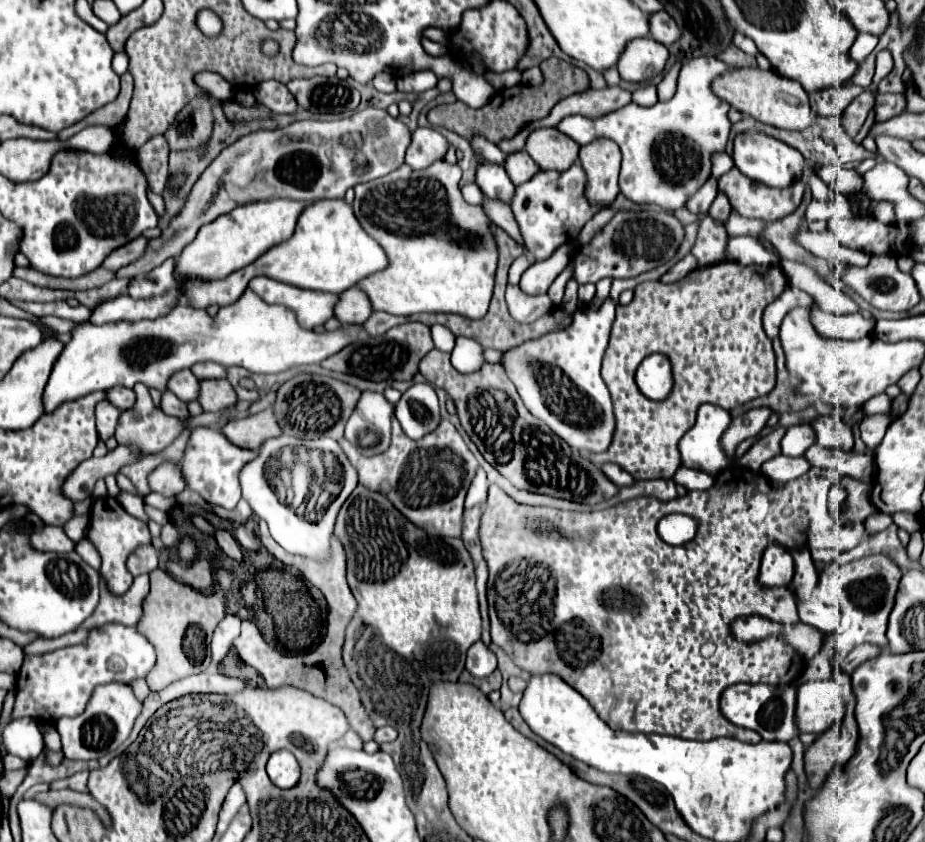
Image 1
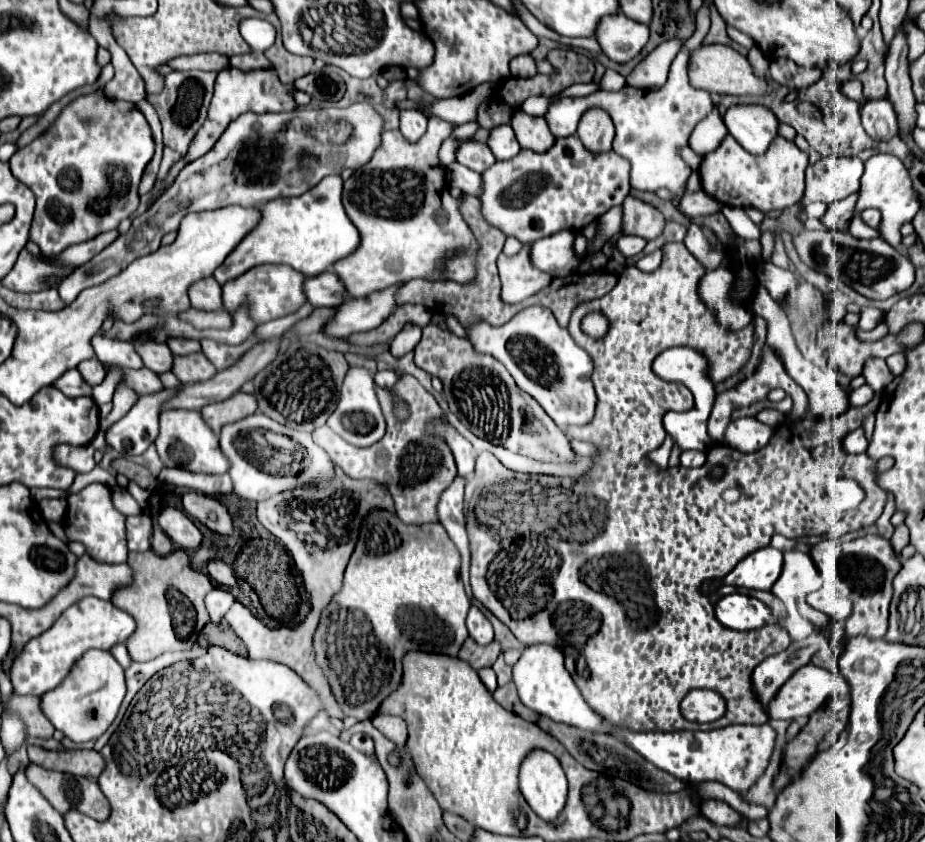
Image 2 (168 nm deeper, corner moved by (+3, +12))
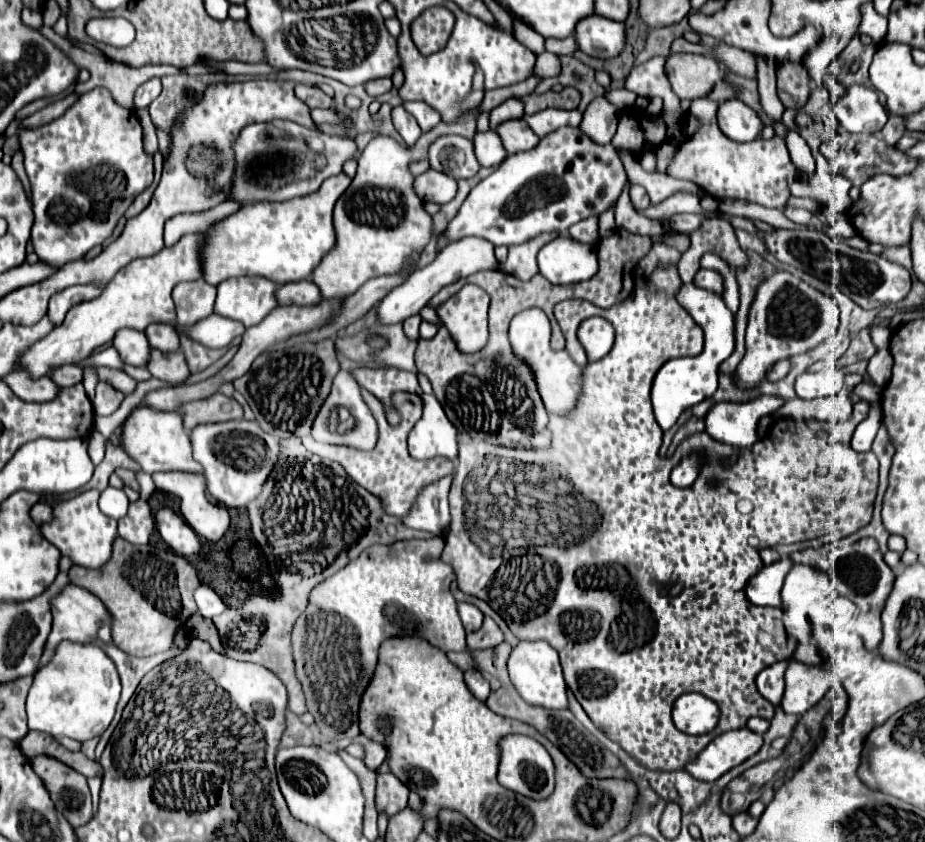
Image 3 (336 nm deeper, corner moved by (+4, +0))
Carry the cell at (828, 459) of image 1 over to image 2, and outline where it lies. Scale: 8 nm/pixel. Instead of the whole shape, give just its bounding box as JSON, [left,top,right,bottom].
[843,427,867,453]

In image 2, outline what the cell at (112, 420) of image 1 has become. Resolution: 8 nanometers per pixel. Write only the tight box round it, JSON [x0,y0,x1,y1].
[53,369,91,397]

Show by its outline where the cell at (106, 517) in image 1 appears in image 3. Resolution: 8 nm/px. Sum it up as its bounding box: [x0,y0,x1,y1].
[42,489,118,569]

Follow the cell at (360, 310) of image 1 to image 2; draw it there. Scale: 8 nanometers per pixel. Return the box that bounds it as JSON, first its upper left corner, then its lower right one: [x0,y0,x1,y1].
[303,271,347,307]

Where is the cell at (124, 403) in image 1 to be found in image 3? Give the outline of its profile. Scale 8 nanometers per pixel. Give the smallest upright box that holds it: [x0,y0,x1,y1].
[52,367,84,387]

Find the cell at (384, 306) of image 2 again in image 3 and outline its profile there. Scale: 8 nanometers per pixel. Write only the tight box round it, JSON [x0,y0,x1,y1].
[376,237,498,325]

